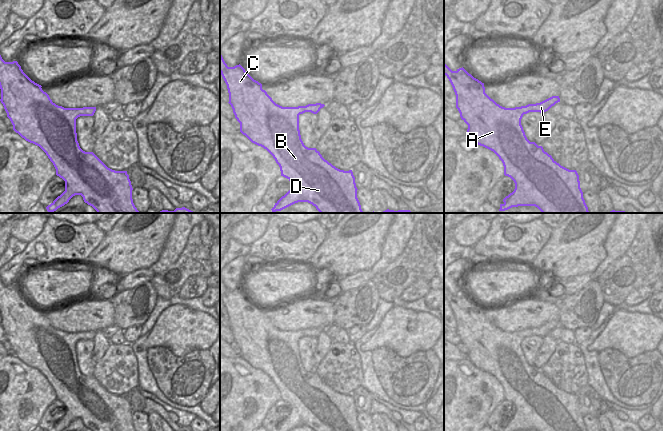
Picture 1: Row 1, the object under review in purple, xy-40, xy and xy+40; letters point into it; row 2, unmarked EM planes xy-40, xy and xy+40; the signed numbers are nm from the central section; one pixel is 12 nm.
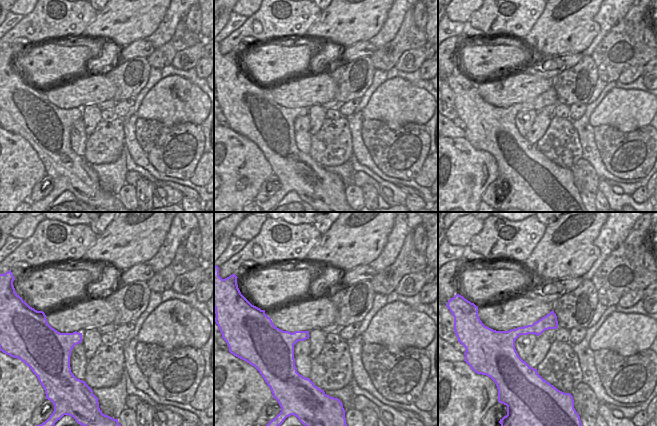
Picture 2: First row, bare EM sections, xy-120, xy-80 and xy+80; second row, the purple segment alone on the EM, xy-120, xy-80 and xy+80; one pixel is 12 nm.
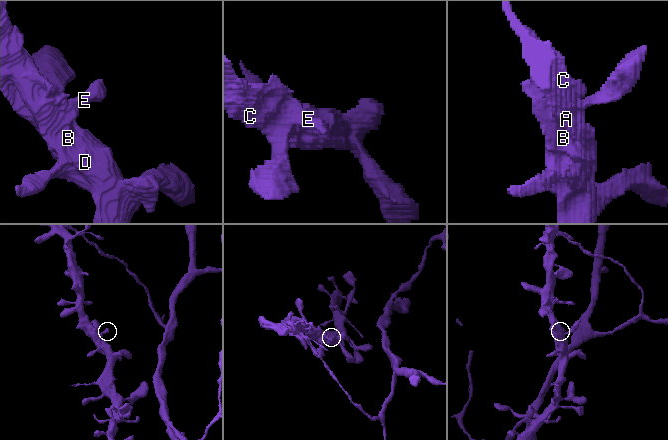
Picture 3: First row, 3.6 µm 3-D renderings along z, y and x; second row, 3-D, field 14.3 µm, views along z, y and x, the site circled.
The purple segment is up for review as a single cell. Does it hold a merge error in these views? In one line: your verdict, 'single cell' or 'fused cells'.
single cell

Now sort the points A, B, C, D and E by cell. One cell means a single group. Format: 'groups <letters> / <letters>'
groups A B C D E

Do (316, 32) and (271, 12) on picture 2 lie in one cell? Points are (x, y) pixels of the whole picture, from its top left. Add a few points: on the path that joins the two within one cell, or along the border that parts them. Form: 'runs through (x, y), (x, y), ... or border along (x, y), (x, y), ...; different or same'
border along (322, 10), (319, 17), (309, 27), (304, 36); different

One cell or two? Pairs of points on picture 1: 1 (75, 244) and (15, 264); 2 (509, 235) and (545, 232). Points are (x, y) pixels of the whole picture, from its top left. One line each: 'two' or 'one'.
1: one
2: one

